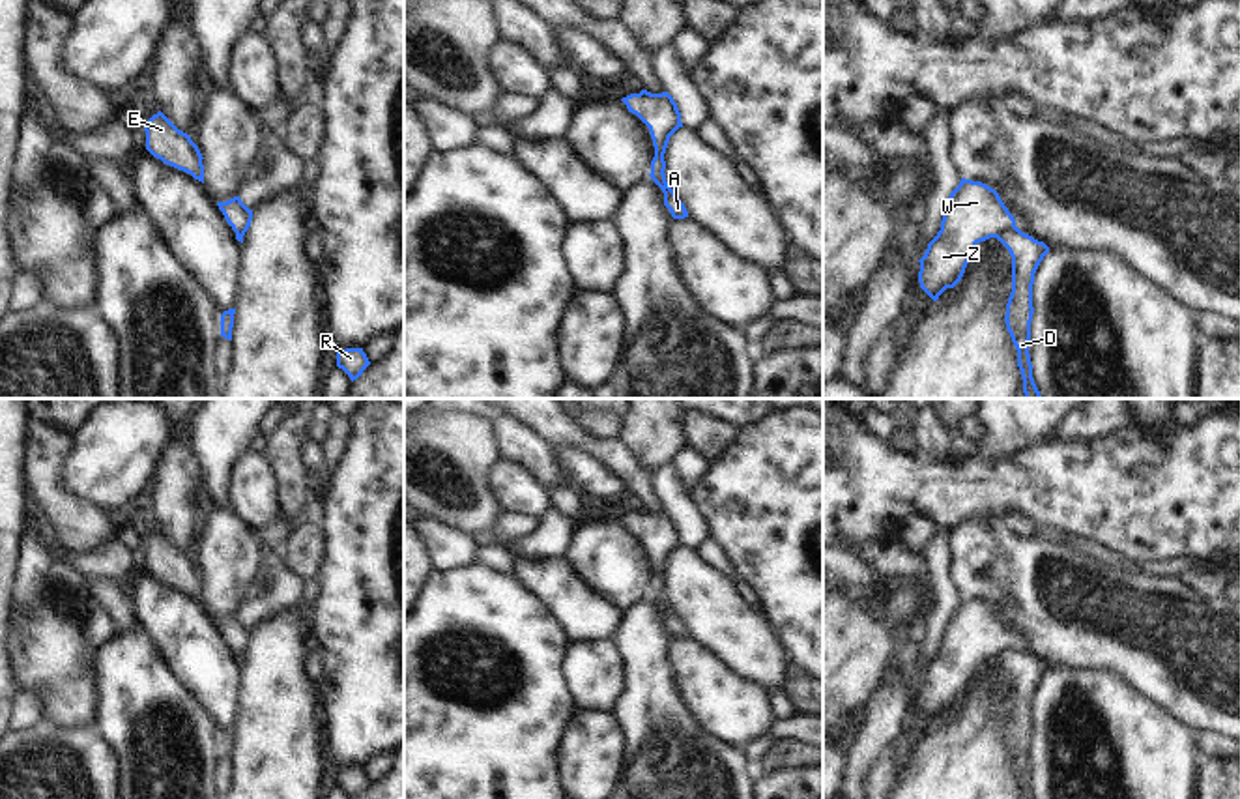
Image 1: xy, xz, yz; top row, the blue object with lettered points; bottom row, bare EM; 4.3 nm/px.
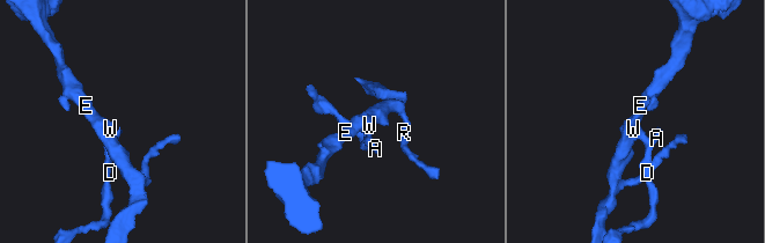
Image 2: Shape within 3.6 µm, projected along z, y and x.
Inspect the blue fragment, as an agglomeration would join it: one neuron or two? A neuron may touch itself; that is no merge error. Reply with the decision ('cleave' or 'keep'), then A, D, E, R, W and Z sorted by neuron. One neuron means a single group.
cleave | A D / E R W Z

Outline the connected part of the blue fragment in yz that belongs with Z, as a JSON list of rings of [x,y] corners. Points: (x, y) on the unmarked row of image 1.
[[[961,597],[944,619],[941,649],[918,679],[920,707],[937,720],[961,700],[974,666],[1010,646],[1016,646],[1016,638],[999,612],[982,601]]]

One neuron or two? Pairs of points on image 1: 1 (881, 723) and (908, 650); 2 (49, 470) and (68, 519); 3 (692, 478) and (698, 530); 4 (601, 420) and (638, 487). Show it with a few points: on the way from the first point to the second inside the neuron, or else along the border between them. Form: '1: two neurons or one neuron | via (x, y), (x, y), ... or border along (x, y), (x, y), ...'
1: two neurons | border along (919, 646), (908, 659), (893, 661)
2: one neuron | via (49, 481), (60, 508)
3: two neurons | border along (674, 463), (691, 491)
4: two neurons | border along (576, 418), (603, 436), (620, 438)

